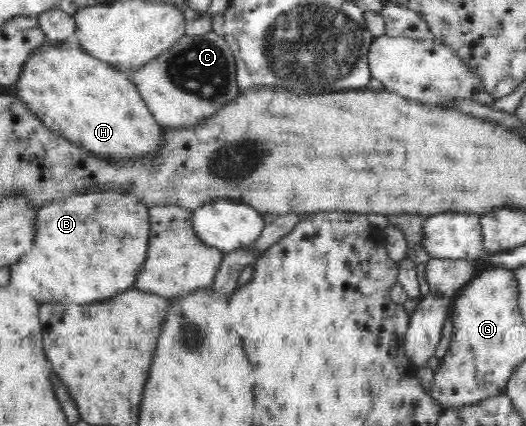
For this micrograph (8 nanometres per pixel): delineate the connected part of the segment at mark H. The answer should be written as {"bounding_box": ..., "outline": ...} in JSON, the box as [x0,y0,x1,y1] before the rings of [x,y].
{"bounding_box":[16,41,162,161],"outline":[[[47,41],[26,61],[16,83],[16,95],[24,101],[28,109],[41,118],[41,122],[52,131],[70,140],[86,151],[92,151],[100,157],[116,157],[136,161],[142,157],[157,155],[162,141],[162,125],[155,119],[145,101],[141,98],[137,85],[129,73],[120,71],[104,61],[91,57],[74,41],[48,44]]]}

